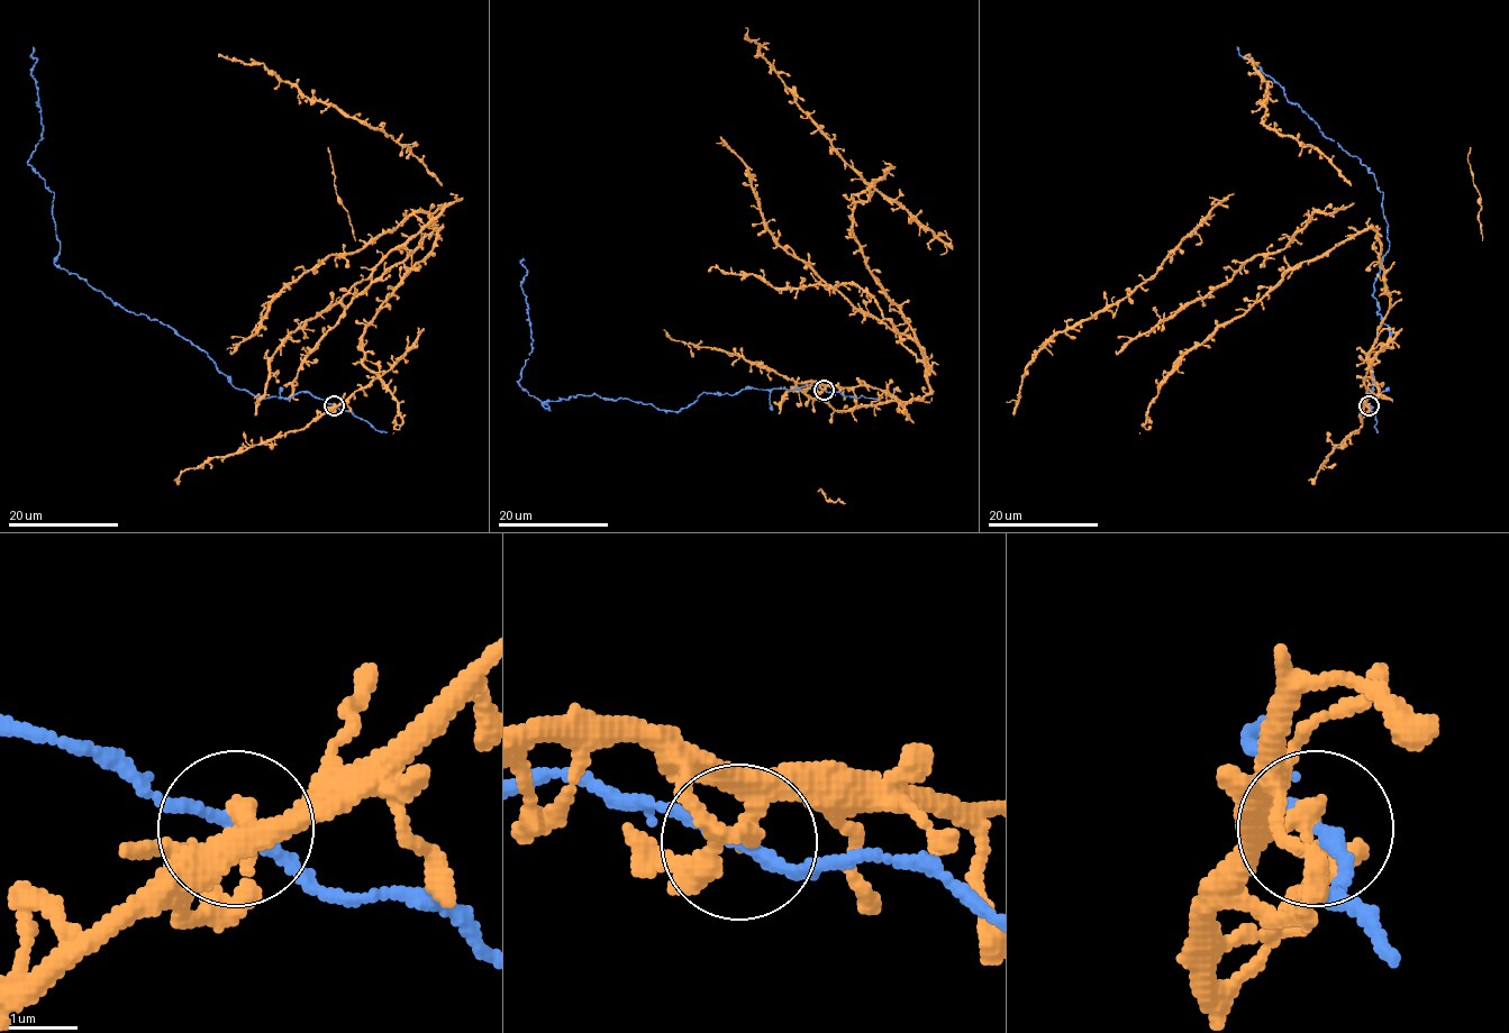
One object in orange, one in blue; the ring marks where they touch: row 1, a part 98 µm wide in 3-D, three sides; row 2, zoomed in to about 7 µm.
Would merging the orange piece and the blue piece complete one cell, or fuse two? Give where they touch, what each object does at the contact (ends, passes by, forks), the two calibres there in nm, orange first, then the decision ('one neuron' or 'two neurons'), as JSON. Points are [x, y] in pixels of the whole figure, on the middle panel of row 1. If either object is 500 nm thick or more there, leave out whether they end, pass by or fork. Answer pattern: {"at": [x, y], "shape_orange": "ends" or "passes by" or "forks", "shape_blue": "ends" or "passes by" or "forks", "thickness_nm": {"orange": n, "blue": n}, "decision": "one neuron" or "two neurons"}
{"at": [824, 390], "shape_orange": "forks", "shape_blue": "passes by", "thickness_nm": {"orange": 220, "blue": 170}, "decision": "one neuron"}

